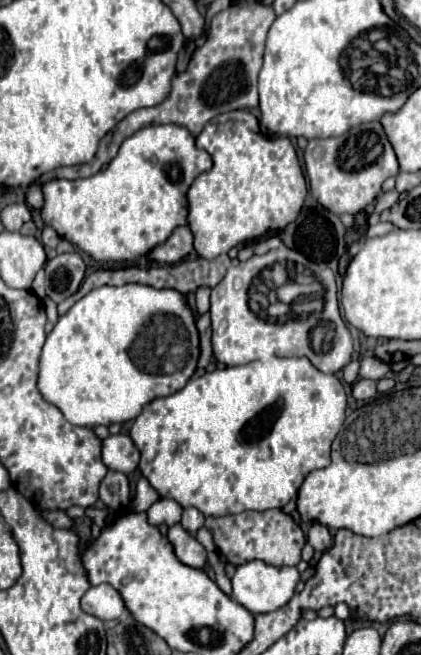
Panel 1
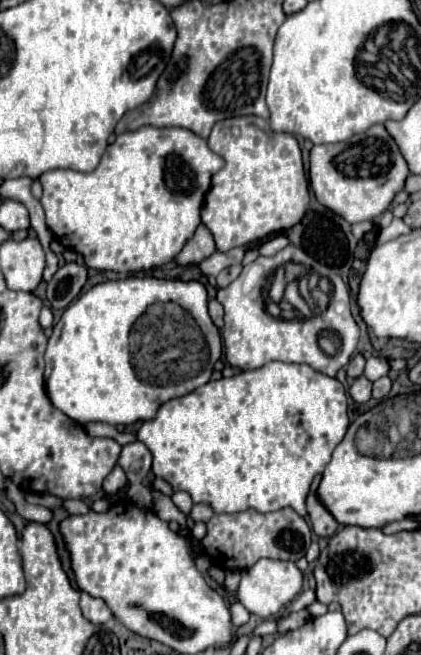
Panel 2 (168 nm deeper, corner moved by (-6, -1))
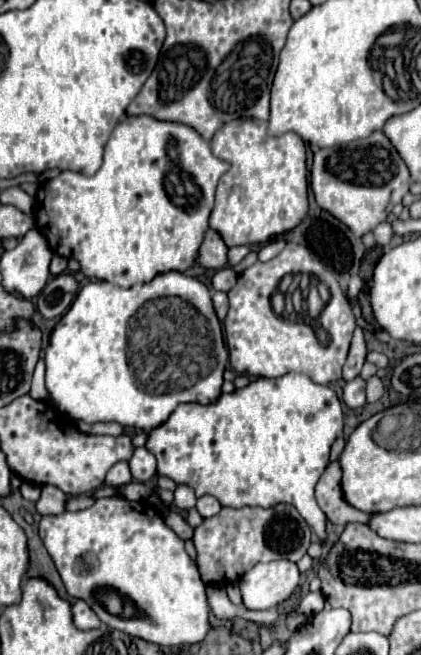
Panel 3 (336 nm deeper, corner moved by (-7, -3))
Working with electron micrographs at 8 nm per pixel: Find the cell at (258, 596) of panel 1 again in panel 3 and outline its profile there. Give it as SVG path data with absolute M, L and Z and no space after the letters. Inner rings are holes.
M268 561L254 565L240 579L240 593L246 609L262 611L286 601L300 583L300 573L292 561Z

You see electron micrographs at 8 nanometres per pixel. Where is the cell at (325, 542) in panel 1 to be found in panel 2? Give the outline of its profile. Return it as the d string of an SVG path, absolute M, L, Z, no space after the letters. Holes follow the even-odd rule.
M311 493L307 499L307 511L309 511L313 531L319 537L331 537L339 529L339 523L335 521L335 517L325 509L325 505L321 505L321 501L315 493Z

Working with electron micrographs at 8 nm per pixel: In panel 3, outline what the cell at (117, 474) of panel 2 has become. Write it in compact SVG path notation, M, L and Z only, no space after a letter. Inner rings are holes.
M122 461L122 463L116 463L108 475L106 475L106 485L112 487L112 489L118 489L118 487L124 487L132 481L132 475L130 475L130 469L128 469L128 463Z

